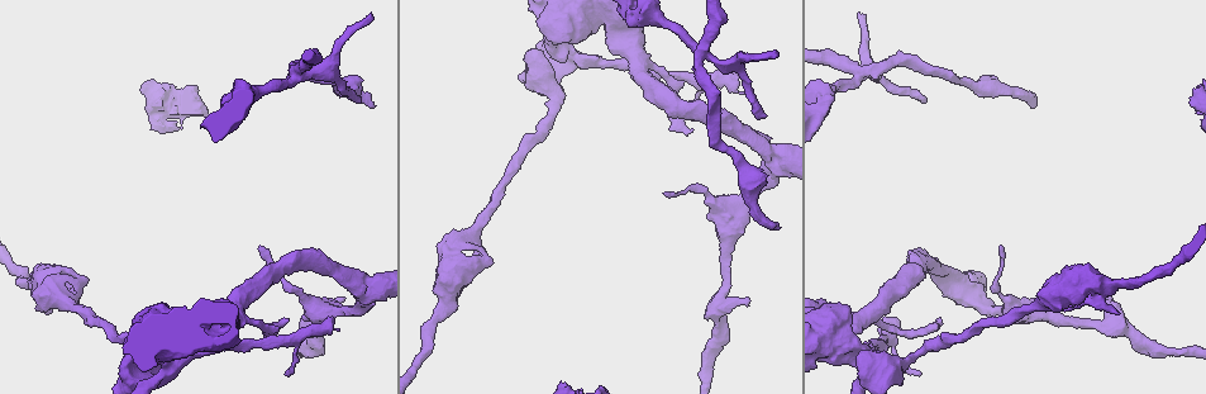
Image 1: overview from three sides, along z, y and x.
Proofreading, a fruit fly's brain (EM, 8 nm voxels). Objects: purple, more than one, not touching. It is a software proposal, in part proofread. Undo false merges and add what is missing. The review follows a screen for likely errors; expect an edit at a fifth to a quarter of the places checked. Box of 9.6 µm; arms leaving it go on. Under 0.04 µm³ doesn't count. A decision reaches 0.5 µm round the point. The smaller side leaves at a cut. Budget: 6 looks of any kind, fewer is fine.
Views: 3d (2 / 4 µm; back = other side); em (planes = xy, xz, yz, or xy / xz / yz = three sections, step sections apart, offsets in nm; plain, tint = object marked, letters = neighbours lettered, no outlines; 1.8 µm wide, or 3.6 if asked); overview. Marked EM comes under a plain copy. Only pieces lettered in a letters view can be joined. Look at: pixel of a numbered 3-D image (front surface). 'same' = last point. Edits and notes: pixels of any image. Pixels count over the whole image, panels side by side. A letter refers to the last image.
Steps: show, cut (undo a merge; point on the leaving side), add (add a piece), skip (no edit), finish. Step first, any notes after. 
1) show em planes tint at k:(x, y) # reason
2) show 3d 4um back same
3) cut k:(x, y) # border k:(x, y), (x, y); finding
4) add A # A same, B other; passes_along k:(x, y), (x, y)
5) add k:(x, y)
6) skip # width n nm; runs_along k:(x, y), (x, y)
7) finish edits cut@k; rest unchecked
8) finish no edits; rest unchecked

show 3d 2um at 1:(165, 366) # sharp bend

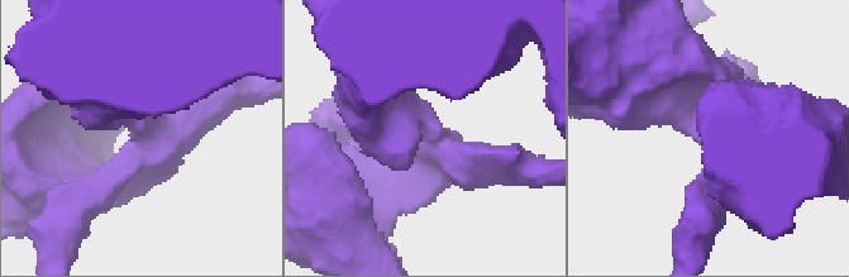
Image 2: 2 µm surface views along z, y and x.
show em 3.6um xz step 16 letters at 2:(430, 131) # arms 4; need the tissue

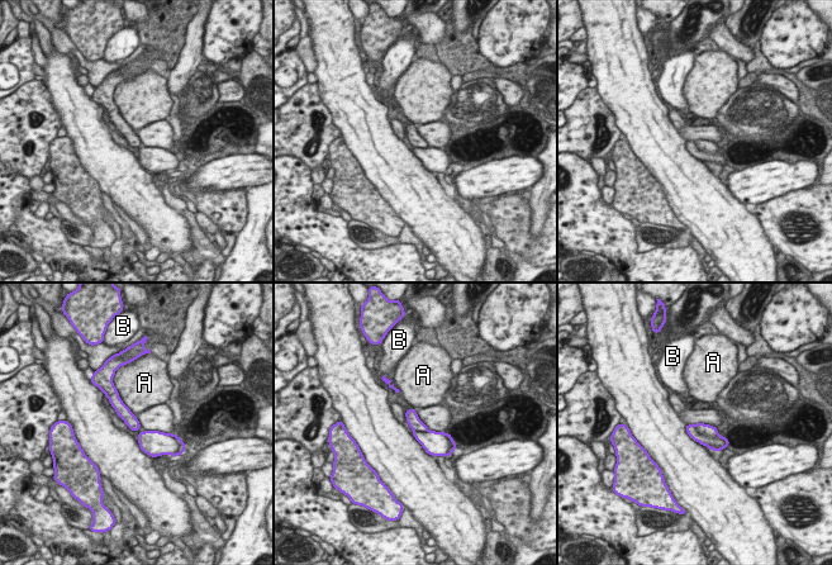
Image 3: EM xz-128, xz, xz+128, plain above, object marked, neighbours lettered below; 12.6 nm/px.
cut 3:(717, 444) # longest_contact A 500 nm; A other, B other; part_leaving 3:(689, 427), (703, 440), (724, 444); two neurons meet here

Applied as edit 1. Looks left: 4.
show overview # see it whole again

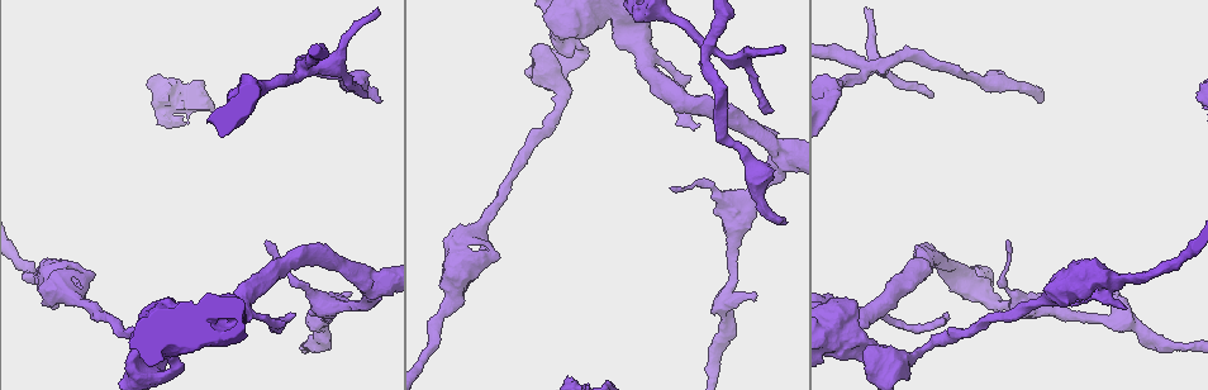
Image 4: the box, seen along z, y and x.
show 3d 4um at 4:(366, 97) # branch stops here

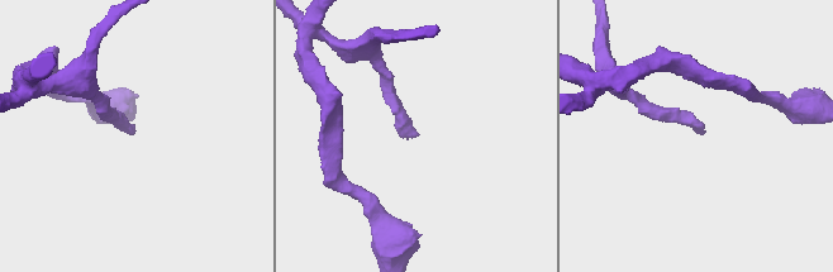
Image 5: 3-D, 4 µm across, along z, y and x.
show em xy step 8 letters at 5:(133, 134) # need the tissue

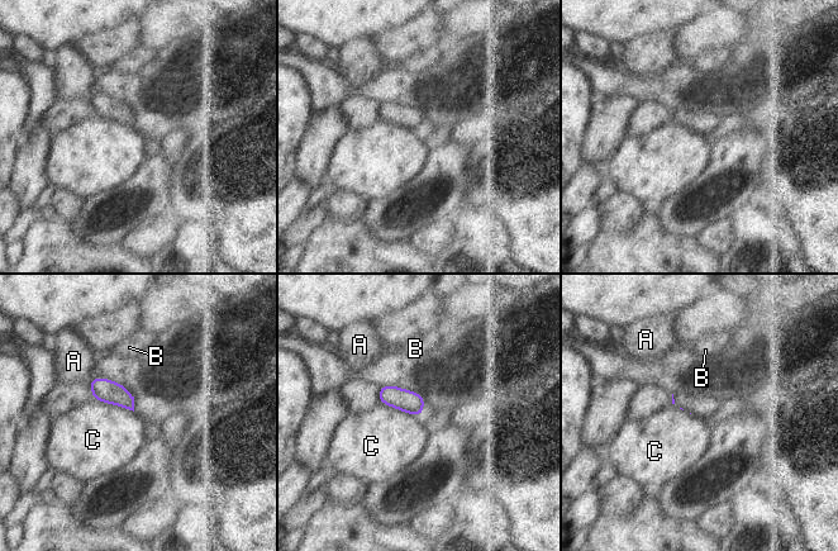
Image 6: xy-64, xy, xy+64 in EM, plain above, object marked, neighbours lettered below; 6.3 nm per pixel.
skip # longest_contact C 280 nm; A other, B other, C other; border 6:(379, 400), (404, 412), (420, 416); none of them fits

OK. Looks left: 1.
finish edits cut@3; rest unchecked

